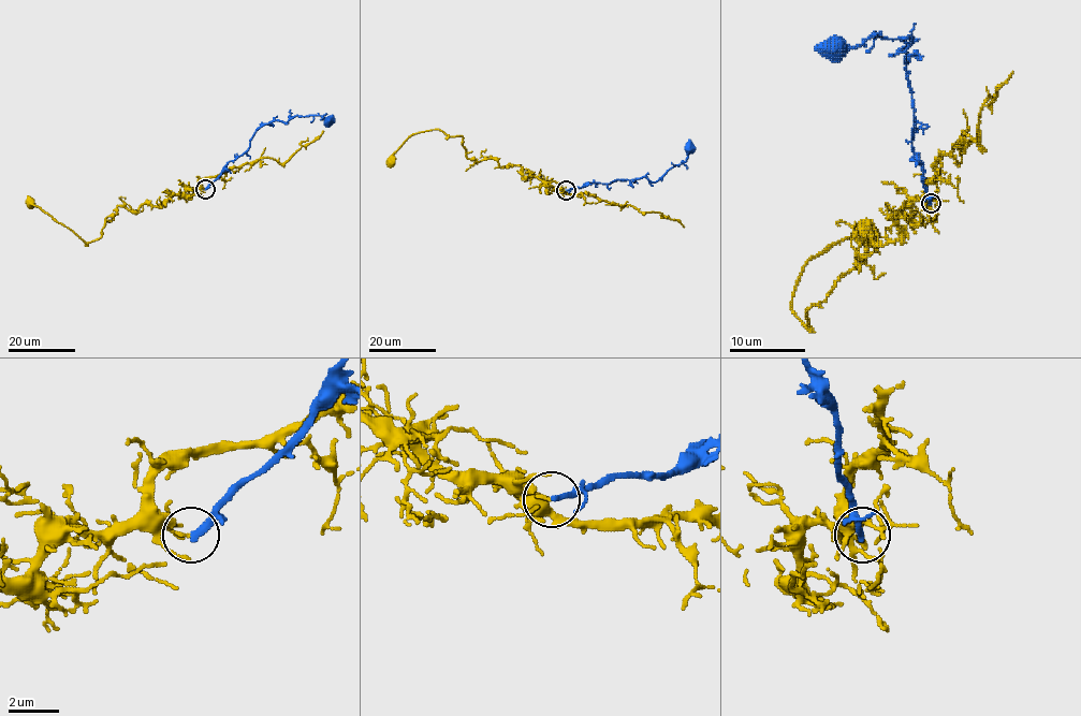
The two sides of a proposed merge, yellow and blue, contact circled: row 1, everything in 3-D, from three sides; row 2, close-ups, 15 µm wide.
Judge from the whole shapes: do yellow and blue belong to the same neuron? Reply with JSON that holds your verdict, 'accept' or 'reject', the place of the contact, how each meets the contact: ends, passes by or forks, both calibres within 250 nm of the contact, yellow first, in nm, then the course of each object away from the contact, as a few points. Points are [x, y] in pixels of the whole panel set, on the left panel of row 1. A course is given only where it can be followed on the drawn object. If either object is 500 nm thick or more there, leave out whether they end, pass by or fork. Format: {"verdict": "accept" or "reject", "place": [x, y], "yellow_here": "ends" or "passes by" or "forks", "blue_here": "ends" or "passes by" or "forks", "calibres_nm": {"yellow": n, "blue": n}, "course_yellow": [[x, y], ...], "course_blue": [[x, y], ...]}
{"verdict": "reject", "place": [205, 189], "yellow_here": "ends", "blue_here": "ends", "calibres_nm": {"yellow": 90, "blue": 260}, "course_yellow": [[205, 189], [188, 188], [160, 207], [117, 206], [102, 235], [87, 243], [26, 201]], "course_blue": [[205, 189], [248, 149], [257, 130], [272, 121], [311, 116], [322, 116], [327, 121]]}

